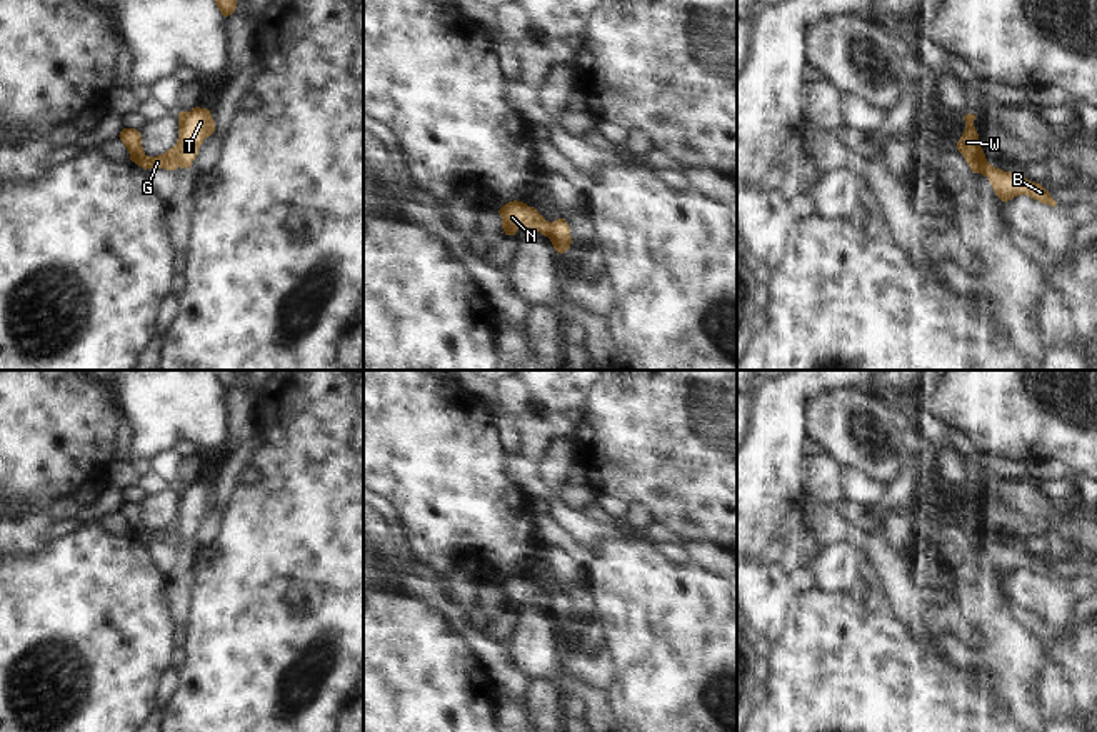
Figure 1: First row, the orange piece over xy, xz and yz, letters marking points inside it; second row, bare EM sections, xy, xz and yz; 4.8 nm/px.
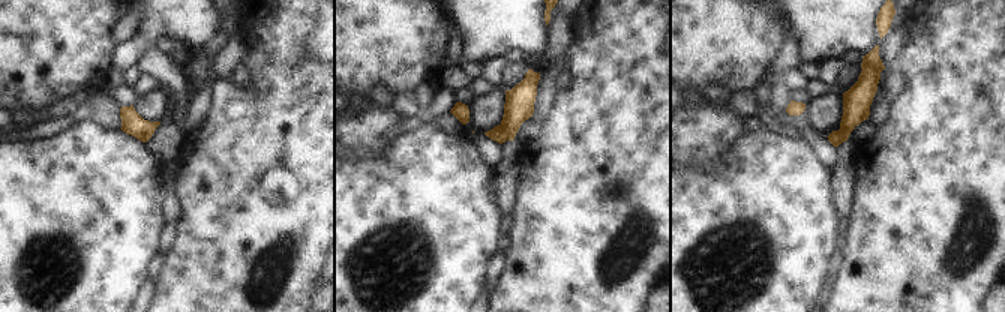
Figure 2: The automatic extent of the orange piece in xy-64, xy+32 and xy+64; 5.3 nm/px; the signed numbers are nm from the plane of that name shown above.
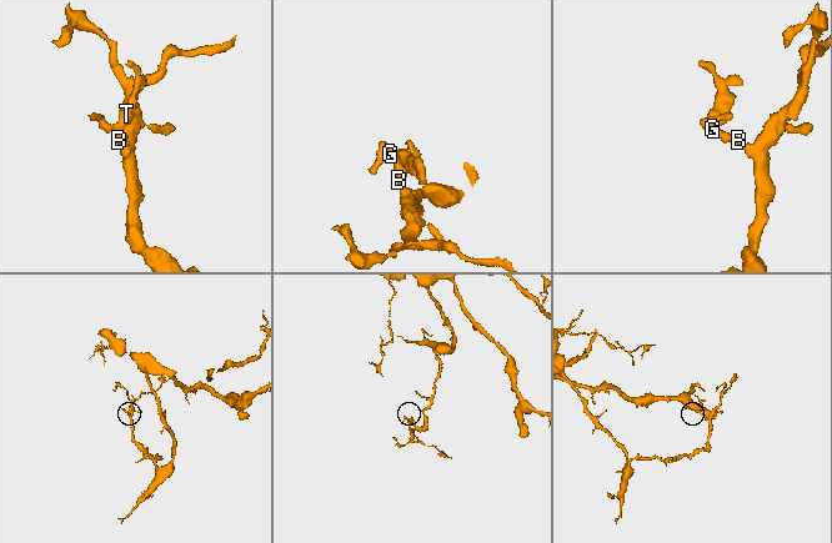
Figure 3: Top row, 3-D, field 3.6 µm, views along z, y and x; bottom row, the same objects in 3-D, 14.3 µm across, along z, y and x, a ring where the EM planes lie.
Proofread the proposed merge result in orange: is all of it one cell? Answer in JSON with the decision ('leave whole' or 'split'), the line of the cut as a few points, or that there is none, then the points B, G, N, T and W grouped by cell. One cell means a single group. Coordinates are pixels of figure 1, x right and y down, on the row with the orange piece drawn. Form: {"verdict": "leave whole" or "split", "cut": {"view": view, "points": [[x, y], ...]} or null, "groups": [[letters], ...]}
{"verdict": "split", "cut": {"view": "xy", "points": [[174, 147], [180, 165]]}, "groups": [["B", "G", "N"], ["T", "W"]]}

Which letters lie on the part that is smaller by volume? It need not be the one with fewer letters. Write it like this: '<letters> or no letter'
T, W

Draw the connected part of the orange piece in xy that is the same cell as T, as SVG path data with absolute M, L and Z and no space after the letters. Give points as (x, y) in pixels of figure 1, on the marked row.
M195 107L178 113L178 140L175 150L182 168L192 167L200 145L215 132L210 110Z

